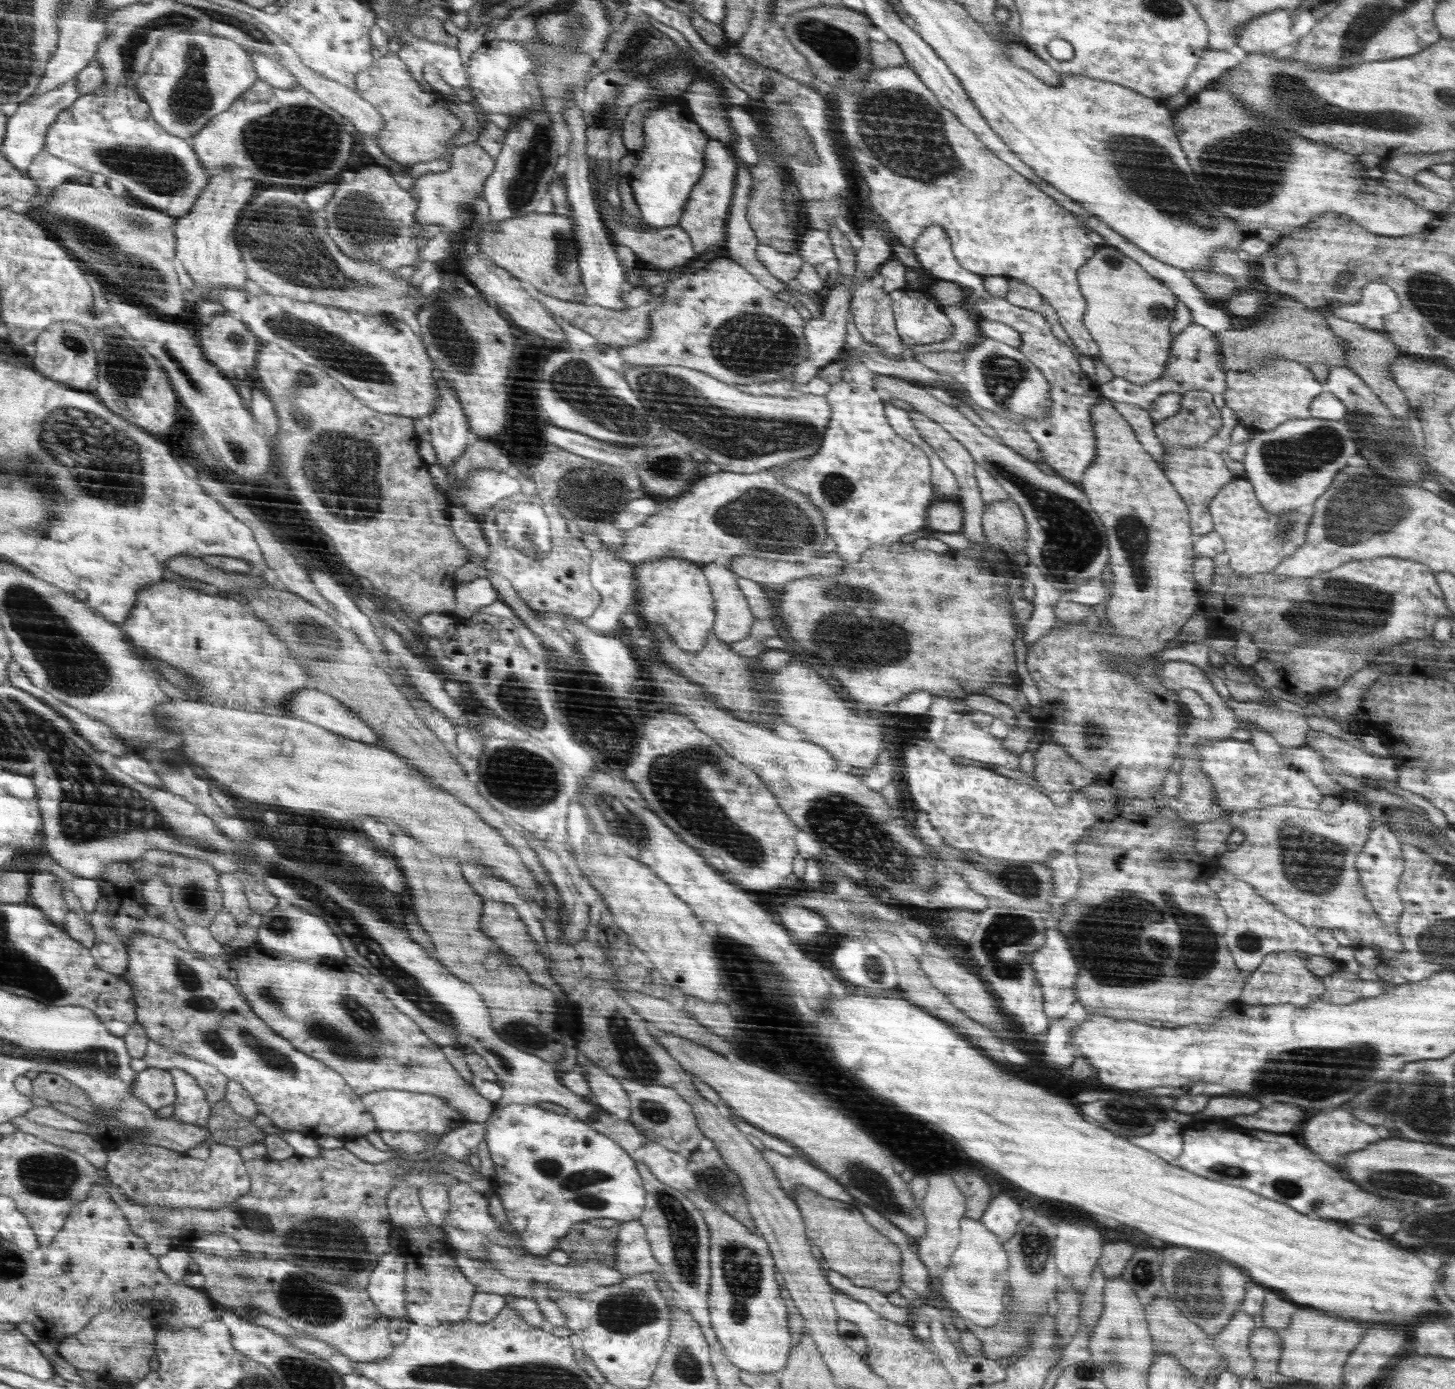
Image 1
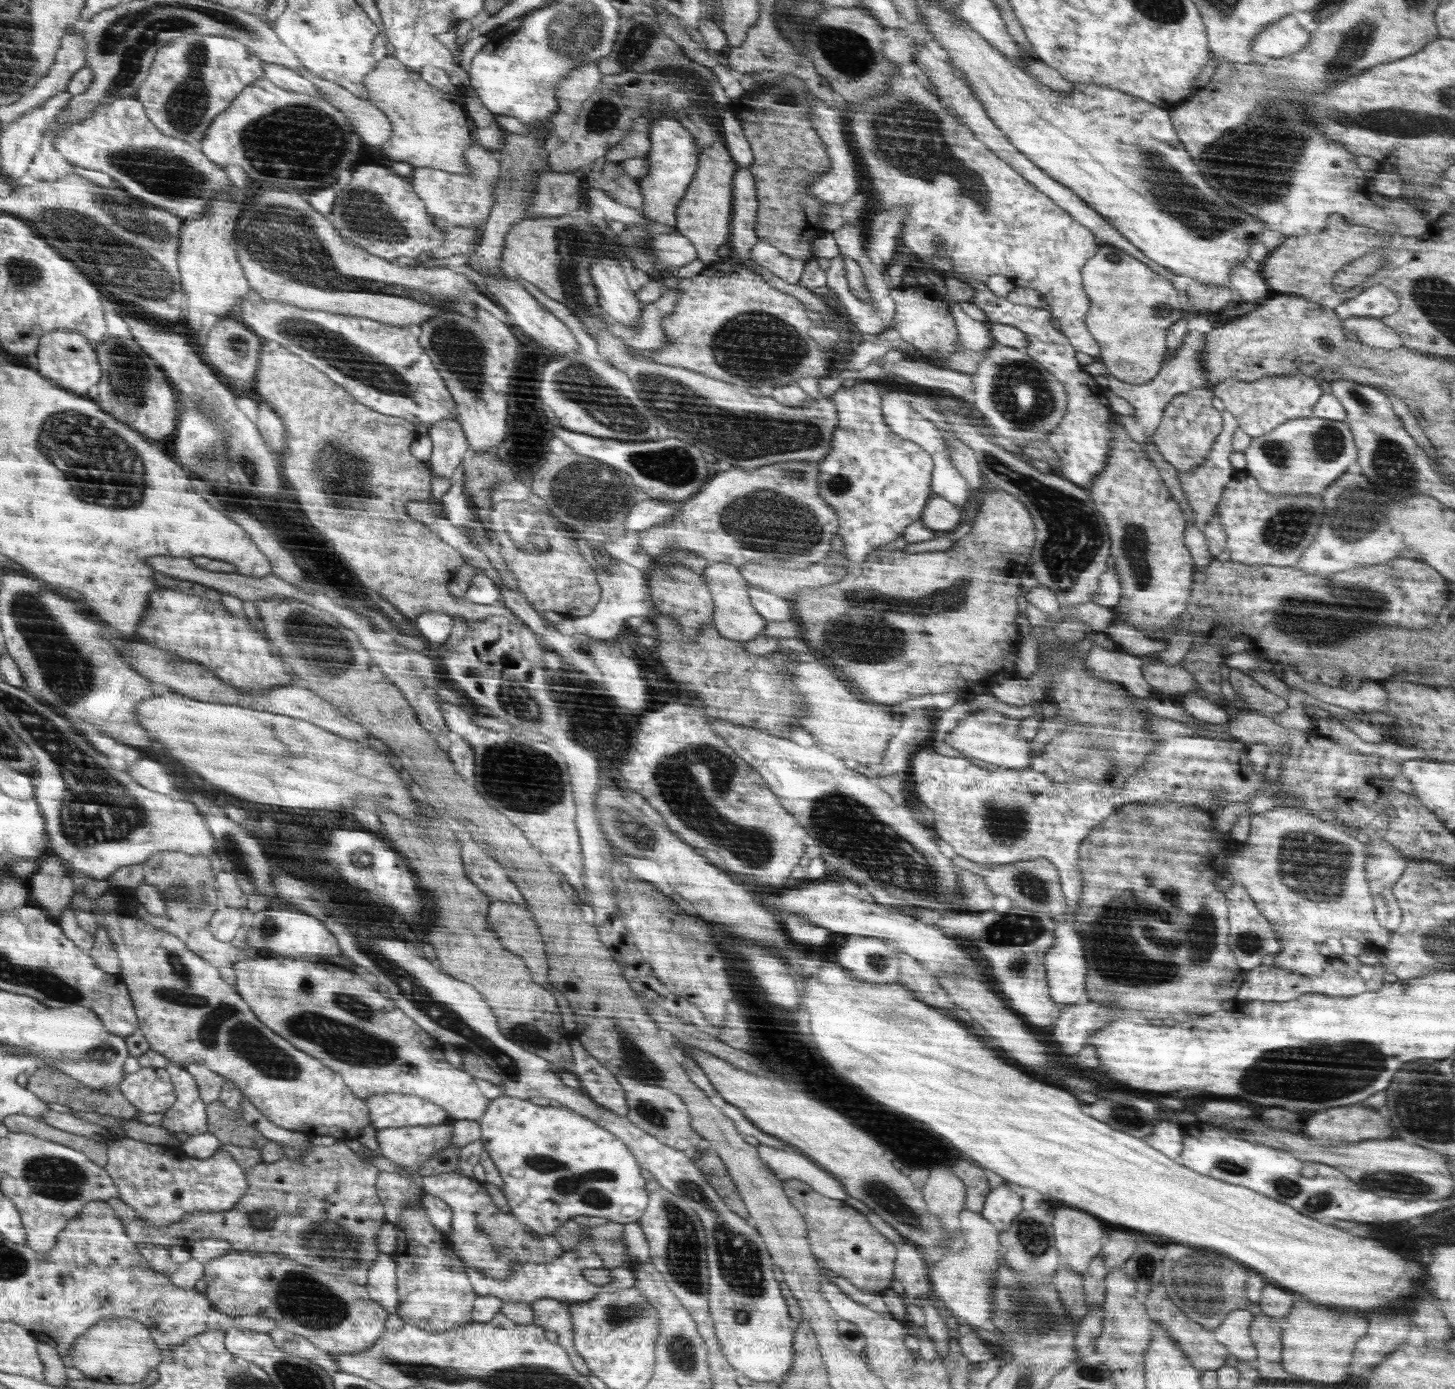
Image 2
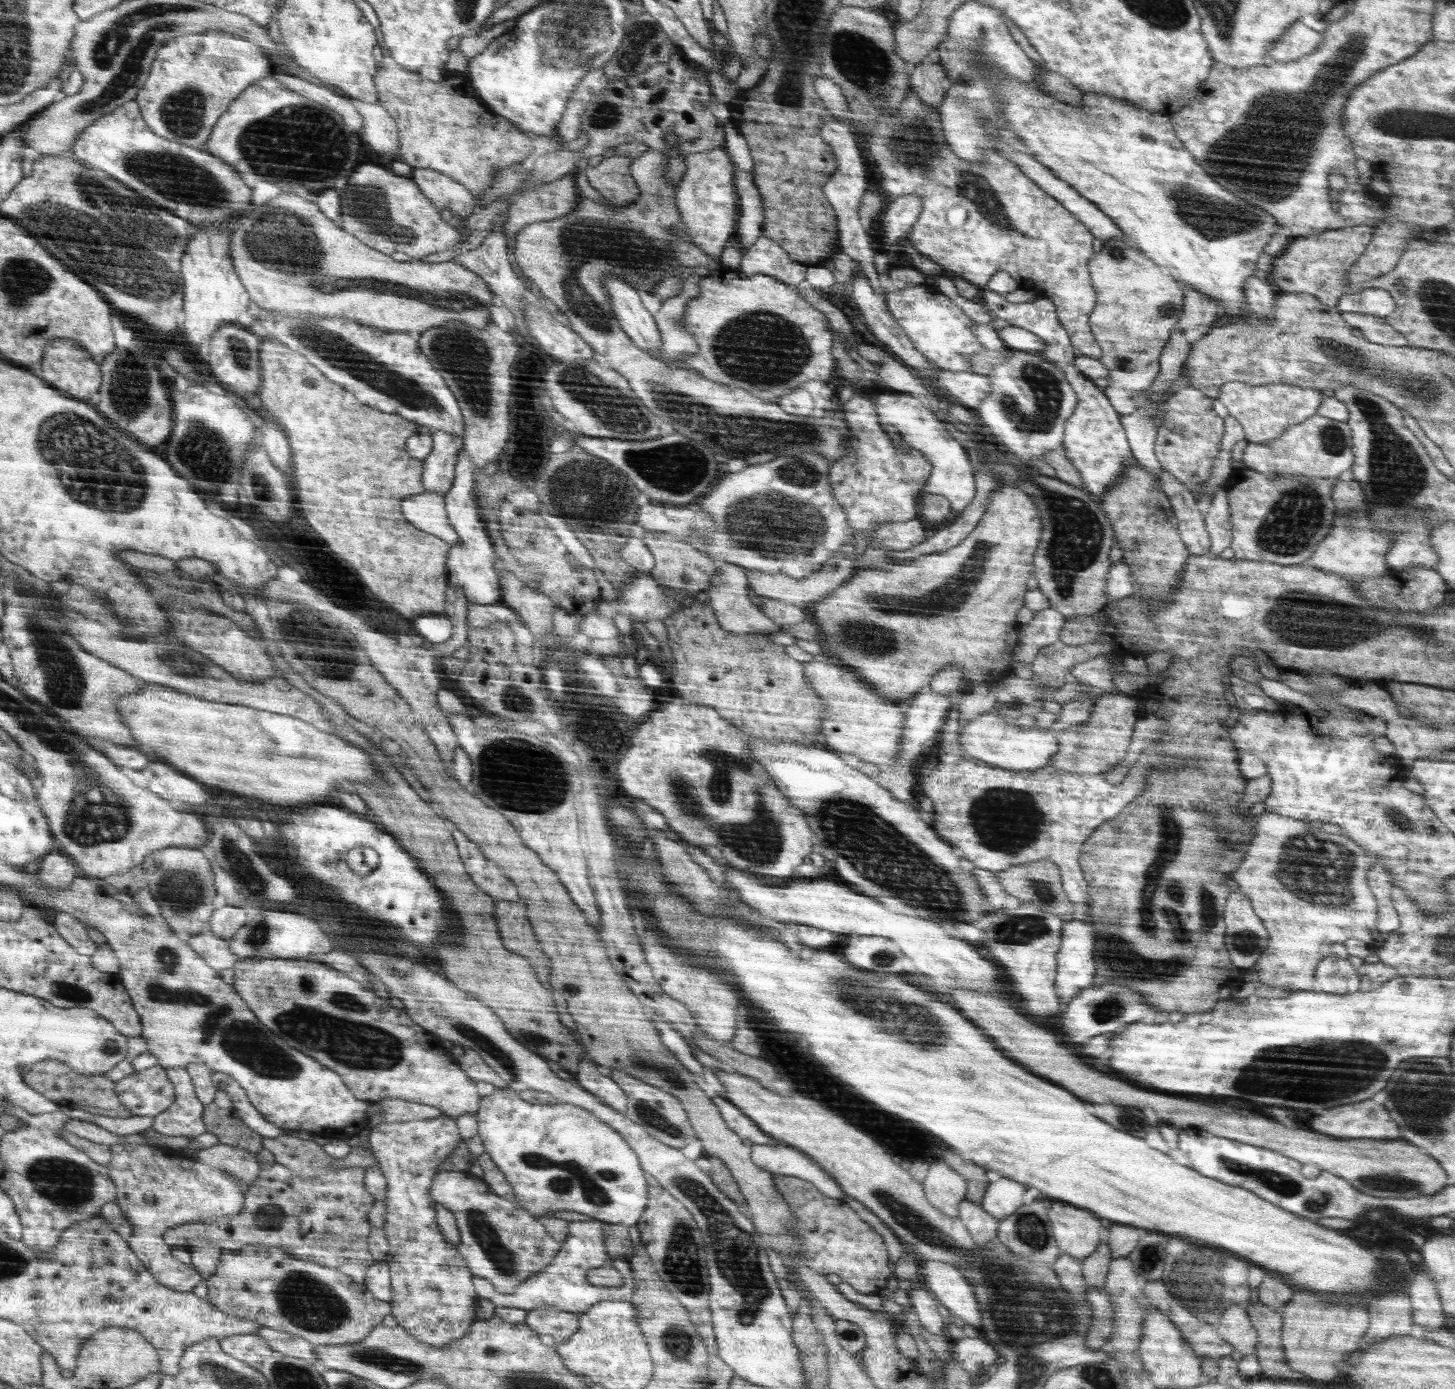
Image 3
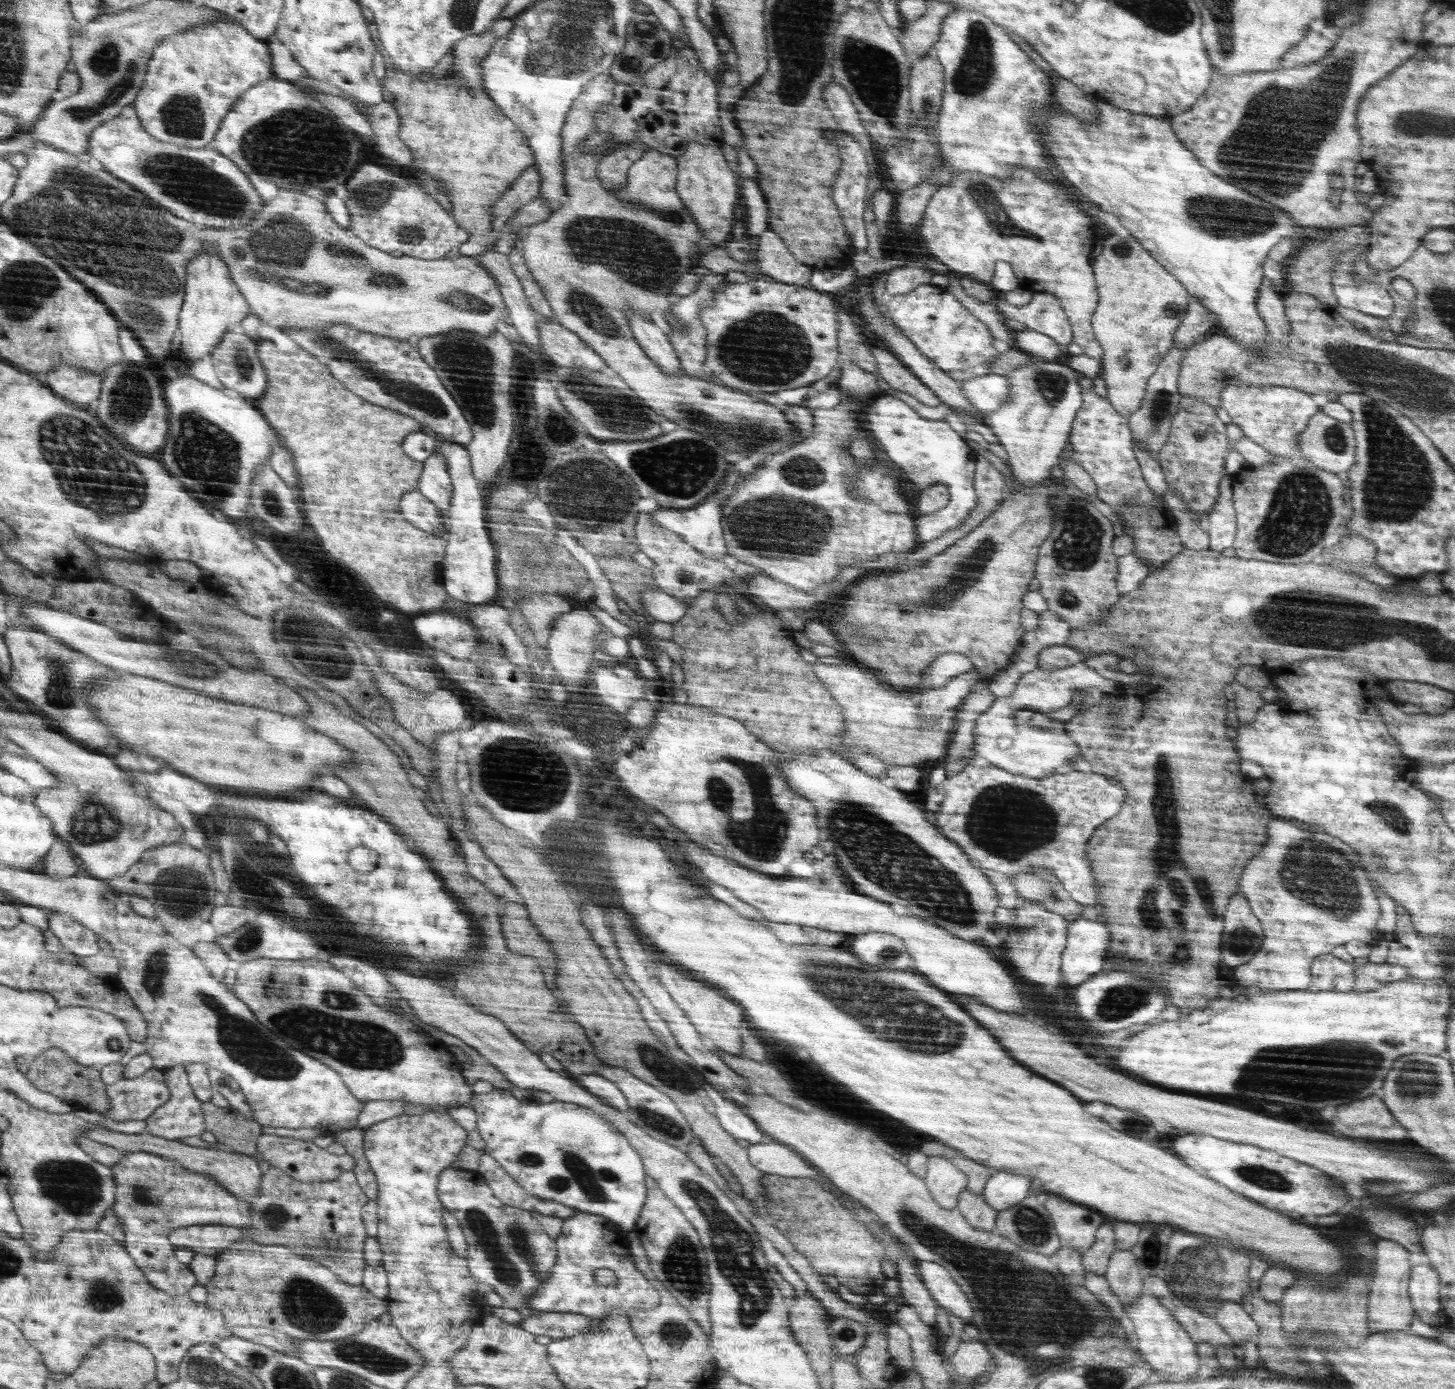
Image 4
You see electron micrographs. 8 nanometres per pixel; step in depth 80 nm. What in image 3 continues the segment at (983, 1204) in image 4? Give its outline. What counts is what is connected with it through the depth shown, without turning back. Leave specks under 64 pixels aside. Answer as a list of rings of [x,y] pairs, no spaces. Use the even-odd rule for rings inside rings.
[[[965,1198],[958,1205],[958,1212],[958,1217],[969,1229],[980,1248],[992,1242],[991,1240],[994,1239],[996,1232],[998,1232],[996,1230],[998,1228],[998,1220],[989,1212],[986,1212],[981,1204],[976,1204]]]

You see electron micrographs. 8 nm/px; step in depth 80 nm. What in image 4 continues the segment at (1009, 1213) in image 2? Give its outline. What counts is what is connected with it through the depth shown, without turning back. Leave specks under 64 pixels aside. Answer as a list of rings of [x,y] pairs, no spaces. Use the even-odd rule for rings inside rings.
[[[996,1172],[985,1184],[982,1193],[987,1203],[1000,1214],[1024,1200],[1026,1192],[1032,1190],[1032,1187],[1033,1182],[1026,1175]]]

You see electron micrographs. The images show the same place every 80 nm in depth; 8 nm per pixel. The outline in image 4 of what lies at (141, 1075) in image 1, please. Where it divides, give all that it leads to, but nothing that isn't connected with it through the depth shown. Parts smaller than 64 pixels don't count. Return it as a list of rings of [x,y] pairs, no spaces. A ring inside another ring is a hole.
[[[153,1066],[138,1078],[124,1078],[117,1083],[107,1086],[110,1101],[112,1101],[112,1110],[104,1113],[108,1118],[113,1118],[118,1122],[126,1122],[127,1120],[148,1120],[154,1112],[160,1110],[162,1106],[166,1106],[172,1100],[172,1091],[166,1080],[164,1069]]]

